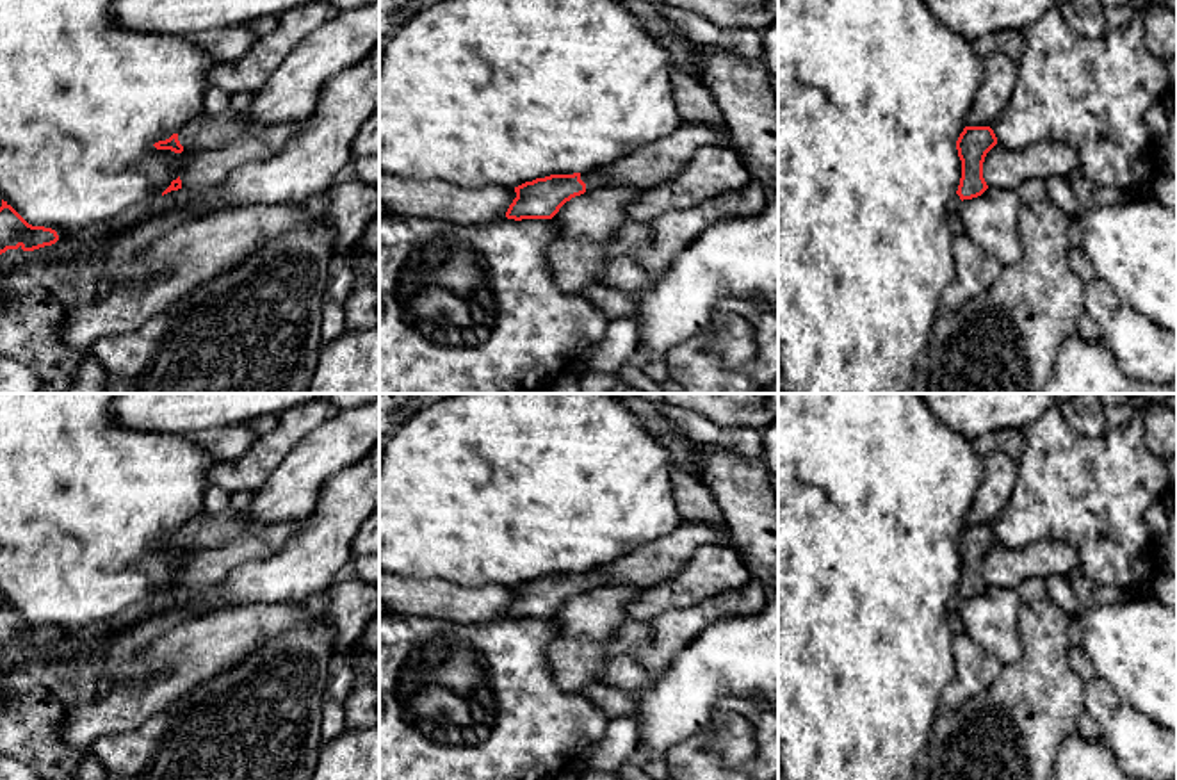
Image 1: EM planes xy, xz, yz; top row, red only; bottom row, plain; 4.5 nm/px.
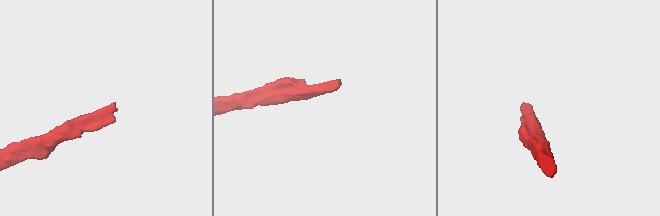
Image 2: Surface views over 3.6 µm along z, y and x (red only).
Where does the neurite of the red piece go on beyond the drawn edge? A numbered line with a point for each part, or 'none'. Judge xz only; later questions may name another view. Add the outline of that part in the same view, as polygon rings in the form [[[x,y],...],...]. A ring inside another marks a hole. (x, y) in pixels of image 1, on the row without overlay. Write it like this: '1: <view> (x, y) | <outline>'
1: xz (657, 560) | [[[682,520],[675,531],[634,547],[607,565],[580,572],[580,579],[586,589],[627,584],[643,589],[673,577],[700,547],[714,543],[719,543],[716,524]]]

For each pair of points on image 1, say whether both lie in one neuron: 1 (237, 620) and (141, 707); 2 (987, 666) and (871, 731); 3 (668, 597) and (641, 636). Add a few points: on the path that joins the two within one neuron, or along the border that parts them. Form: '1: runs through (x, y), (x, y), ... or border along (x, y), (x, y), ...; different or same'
1: runs through (214, 641), (200, 649), (164, 684); same
2: border along (953, 649), (953, 681), (942, 693), (939, 707); different
3: border along (627, 617), (649, 622); different

